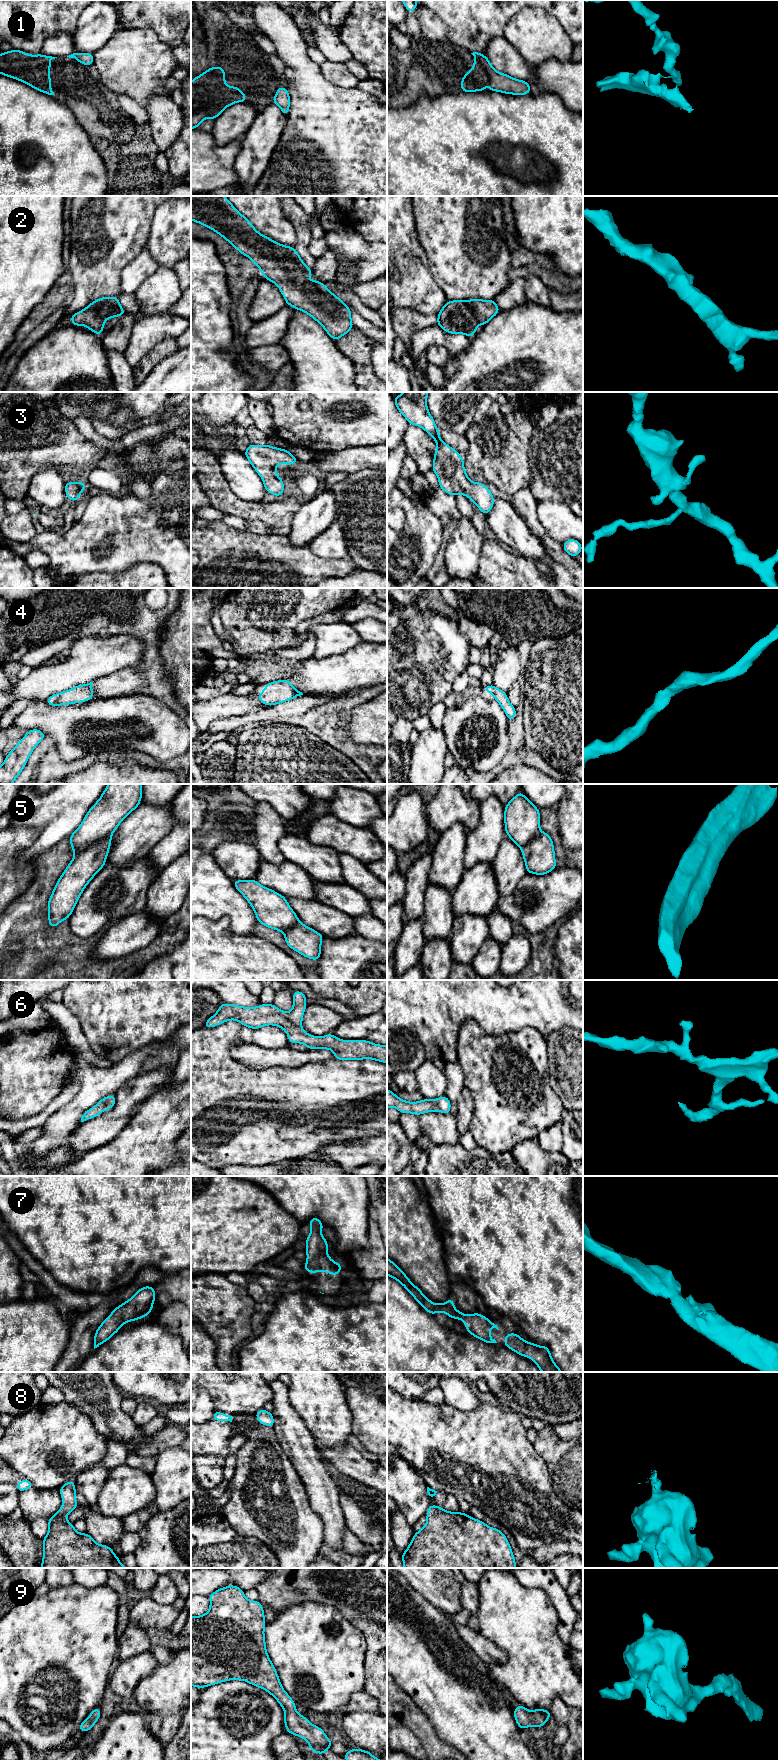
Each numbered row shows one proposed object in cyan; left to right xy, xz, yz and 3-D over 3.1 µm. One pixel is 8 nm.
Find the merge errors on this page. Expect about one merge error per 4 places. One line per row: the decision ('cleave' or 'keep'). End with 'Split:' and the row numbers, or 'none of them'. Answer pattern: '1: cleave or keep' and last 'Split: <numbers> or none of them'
1: cleave
2: keep
3: keep
4: keep
5: cleave
6: keep
7: keep
8: cleave
9: keep
Split: 1, 5, 8

